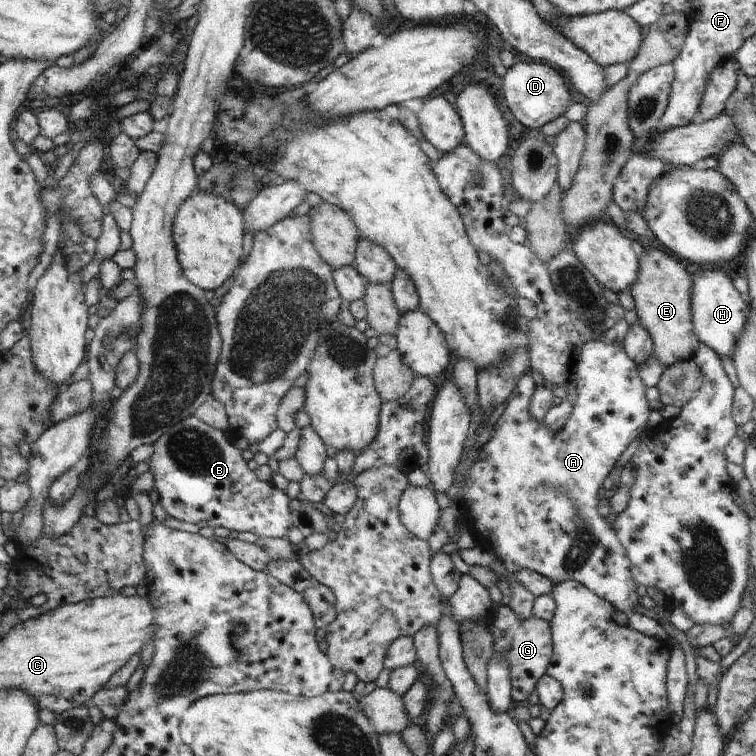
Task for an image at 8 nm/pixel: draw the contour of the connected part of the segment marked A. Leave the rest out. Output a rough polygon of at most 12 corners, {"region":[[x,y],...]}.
{"region":[[584,342],[561,430],[525,374],[464,471],[477,544],[577,581],[649,638],[597,490],[650,412],[620,342]]}

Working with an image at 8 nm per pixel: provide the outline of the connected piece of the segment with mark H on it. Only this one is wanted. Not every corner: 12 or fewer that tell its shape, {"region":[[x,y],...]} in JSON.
{"region":[[719,267],[693,272],[697,340],[731,361],[749,308]]}

